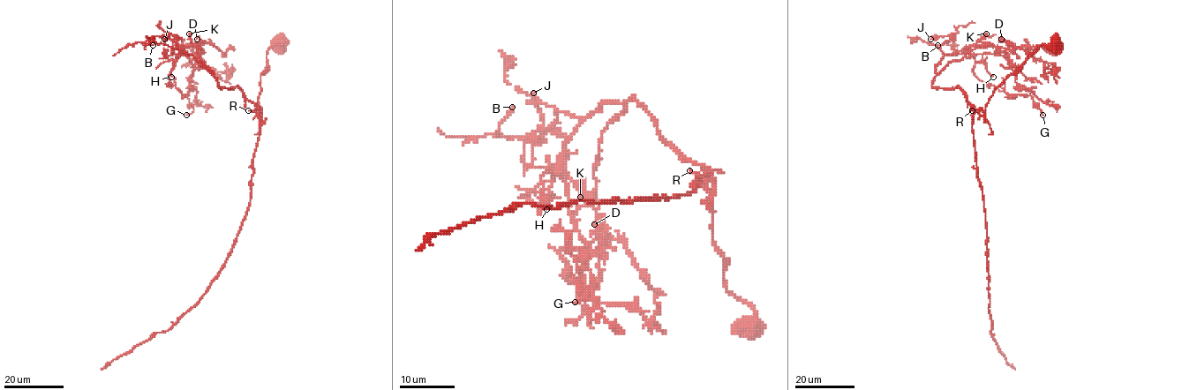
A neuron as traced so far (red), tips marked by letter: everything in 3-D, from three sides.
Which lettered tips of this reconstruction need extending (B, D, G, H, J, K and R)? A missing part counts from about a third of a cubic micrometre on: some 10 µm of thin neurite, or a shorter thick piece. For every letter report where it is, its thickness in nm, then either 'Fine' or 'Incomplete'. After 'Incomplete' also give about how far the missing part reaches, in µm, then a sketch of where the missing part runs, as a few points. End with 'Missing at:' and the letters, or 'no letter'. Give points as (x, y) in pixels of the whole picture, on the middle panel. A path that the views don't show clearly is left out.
B: Place: (512, 107). Thickness 190 nm. Incomplete. Missing length about 8 µm. Course of what is missing: (512, 107), (517, 99), (522, 99), (524, 104), (517, 102)
D: Place: (594, 224). Thickness 150 nm. Fine
G: Place: (575, 302). Thickness 160 nm. Fine
H: Place: (546, 209). Thickness 200 nm. Fine
J: Place: (533, 93). Thickness 130 nm. Fine
K: Place: (580, 197). Thickness 180 nm. Fine
R: Place: (689, 170). Thickness 150 nm. Fine
Missing at: B

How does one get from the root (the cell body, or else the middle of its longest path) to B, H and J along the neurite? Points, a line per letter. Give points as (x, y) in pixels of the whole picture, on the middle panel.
B: (750, 327), (711, 237), (713, 183), (634, 95), (497, 136), (512, 107)
H: (750, 327), (755, 311), (727, 289), (711, 237), (713, 183), (634, 95), (604, 102), (575, 129), (546, 209)
J: (750, 327), (755, 311), (726, 286), (704, 170), (634, 95), (543, 129), (533, 93)

